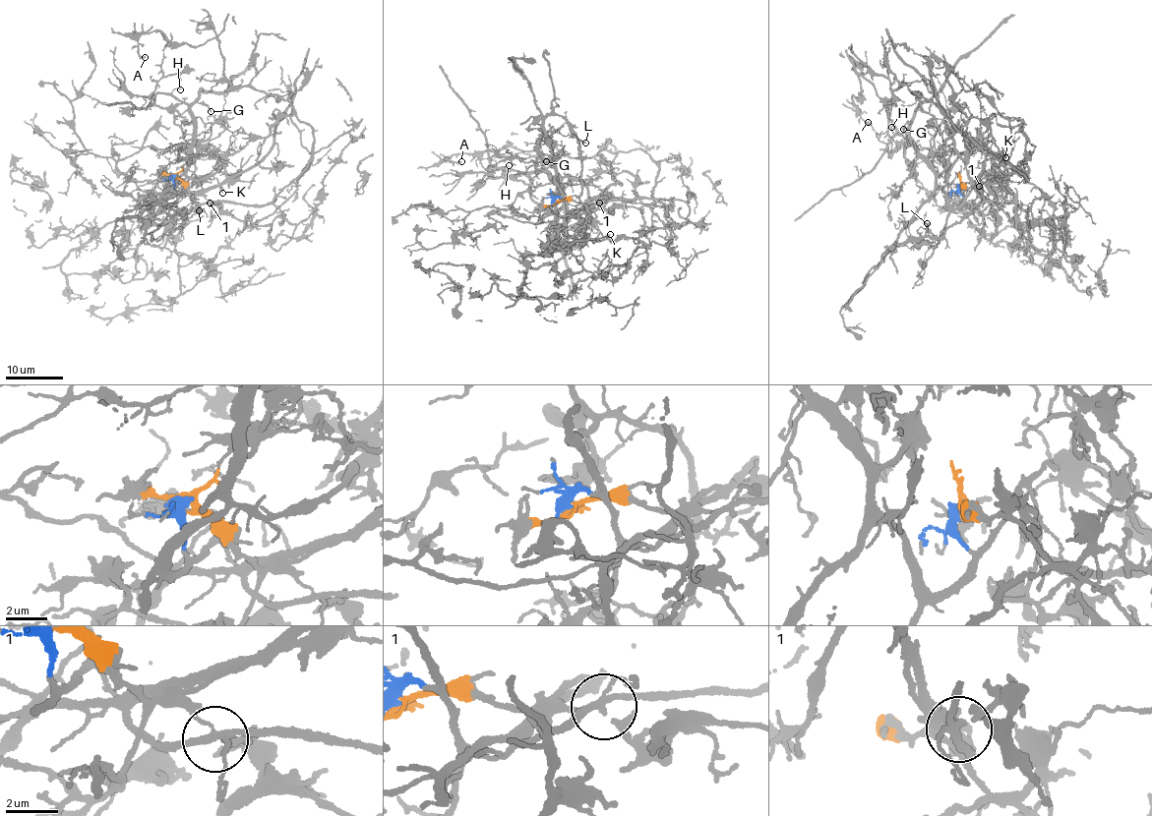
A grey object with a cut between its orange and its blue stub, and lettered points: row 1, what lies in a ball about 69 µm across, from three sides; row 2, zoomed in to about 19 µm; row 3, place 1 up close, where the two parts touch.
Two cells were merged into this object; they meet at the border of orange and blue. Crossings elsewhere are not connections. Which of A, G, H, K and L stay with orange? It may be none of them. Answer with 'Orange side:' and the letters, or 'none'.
Orange side: A

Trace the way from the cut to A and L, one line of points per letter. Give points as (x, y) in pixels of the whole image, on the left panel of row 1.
A: (175, 177), (197, 203), (265, 205), (315, 141), (287, 101), (227, 83), (213, 37), (144, 32), (146, 58)
L: (174, 177), (174, 191), (169, 195), (185, 176), (178, 178), (162, 200), (176, 206), (186, 217), (199, 210)

